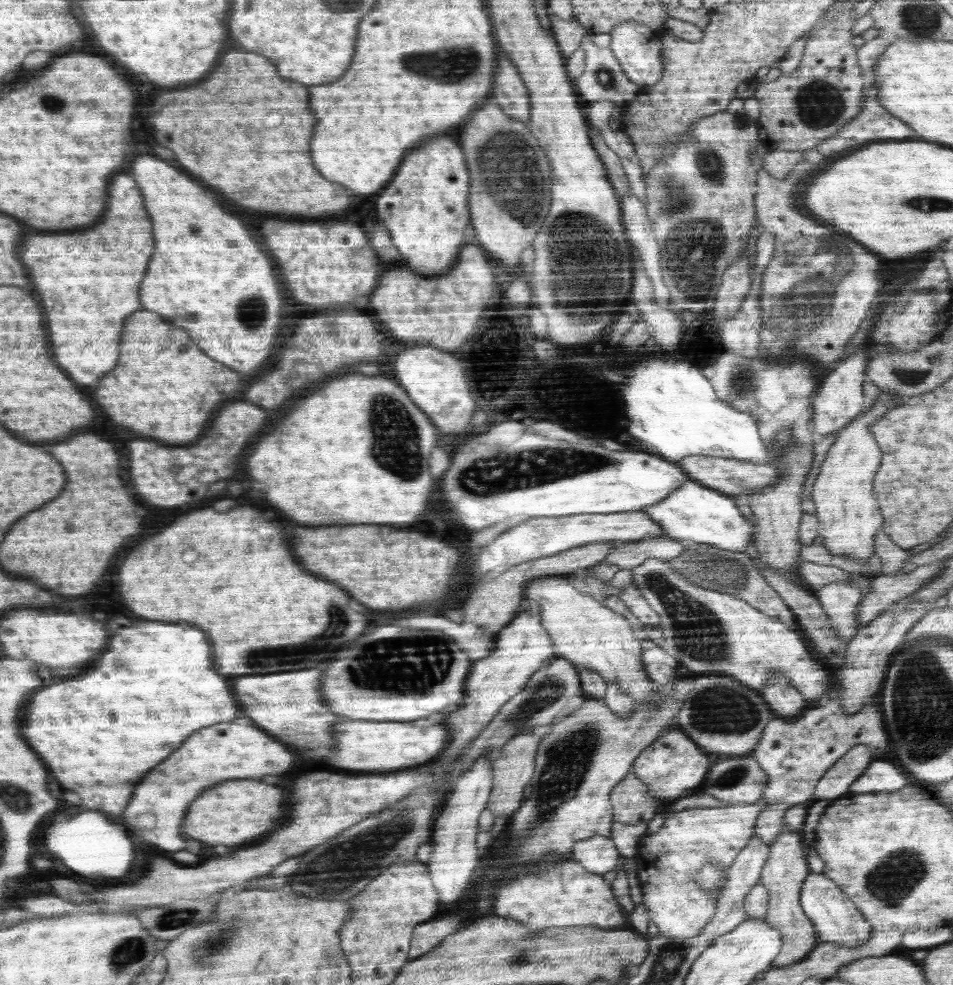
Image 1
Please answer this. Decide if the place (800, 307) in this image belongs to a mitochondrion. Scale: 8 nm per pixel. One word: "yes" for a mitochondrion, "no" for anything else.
yes

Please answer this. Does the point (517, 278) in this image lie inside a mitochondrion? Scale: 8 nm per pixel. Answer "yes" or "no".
no

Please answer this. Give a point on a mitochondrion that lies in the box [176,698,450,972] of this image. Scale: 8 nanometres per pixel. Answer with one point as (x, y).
(338, 869)

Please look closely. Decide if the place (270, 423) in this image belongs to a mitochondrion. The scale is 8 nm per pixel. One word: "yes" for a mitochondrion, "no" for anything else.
no

